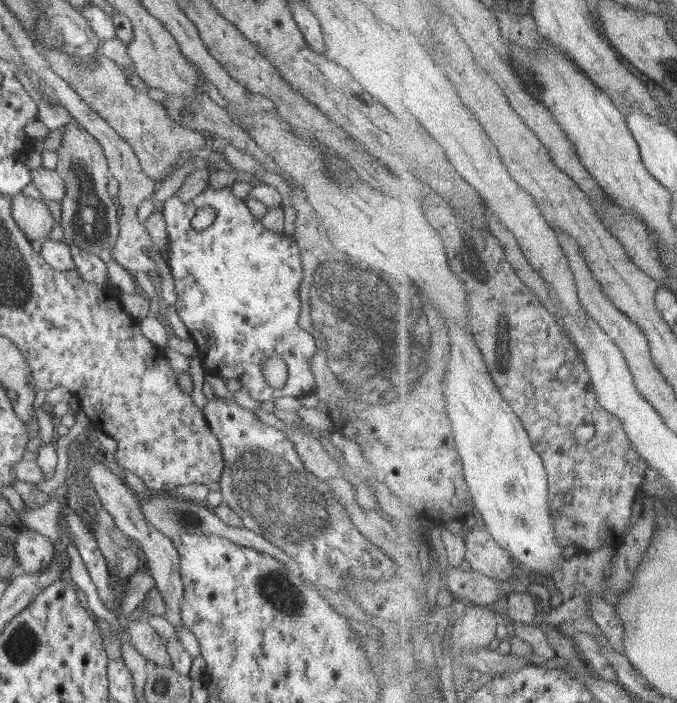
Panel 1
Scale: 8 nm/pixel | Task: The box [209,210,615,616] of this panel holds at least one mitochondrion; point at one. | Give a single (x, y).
(273, 498)

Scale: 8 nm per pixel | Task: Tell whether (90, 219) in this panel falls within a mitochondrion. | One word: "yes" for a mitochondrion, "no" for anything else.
yes

